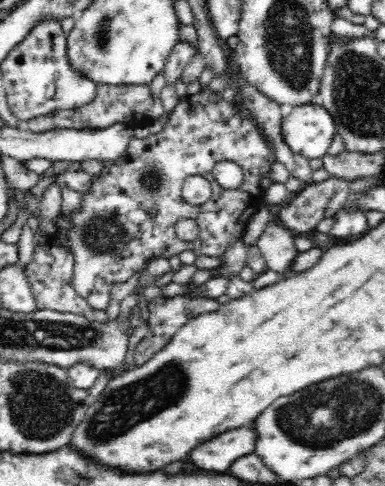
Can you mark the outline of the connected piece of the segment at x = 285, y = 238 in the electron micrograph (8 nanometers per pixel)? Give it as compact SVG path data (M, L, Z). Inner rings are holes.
M270 221L264 234L257 240L257 247L261 250L267 270L274 270L281 278L290 276L297 256L300 254L294 239L296 235Z

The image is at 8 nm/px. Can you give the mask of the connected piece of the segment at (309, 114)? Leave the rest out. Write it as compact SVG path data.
M318 100L292 109L282 117L282 136L296 154L322 158L337 133L334 117Z

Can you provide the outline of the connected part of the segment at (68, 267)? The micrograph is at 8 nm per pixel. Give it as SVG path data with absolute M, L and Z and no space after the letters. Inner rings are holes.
M56 243L35 248L33 260L25 267L25 273L36 309L79 314L92 322L106 322L112 315L112 311L94 310L94 307L91 307L84 298L75 292L72 282L73 266L74 257L70 256L70 253L66 253L66 249L62 249Z

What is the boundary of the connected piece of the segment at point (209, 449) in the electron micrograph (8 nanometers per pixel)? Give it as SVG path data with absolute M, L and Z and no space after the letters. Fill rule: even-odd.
M256 420L248 425L224 432L216 439L196 449L188 463L198 464L200 470L228 470L232 464L256 452Z

